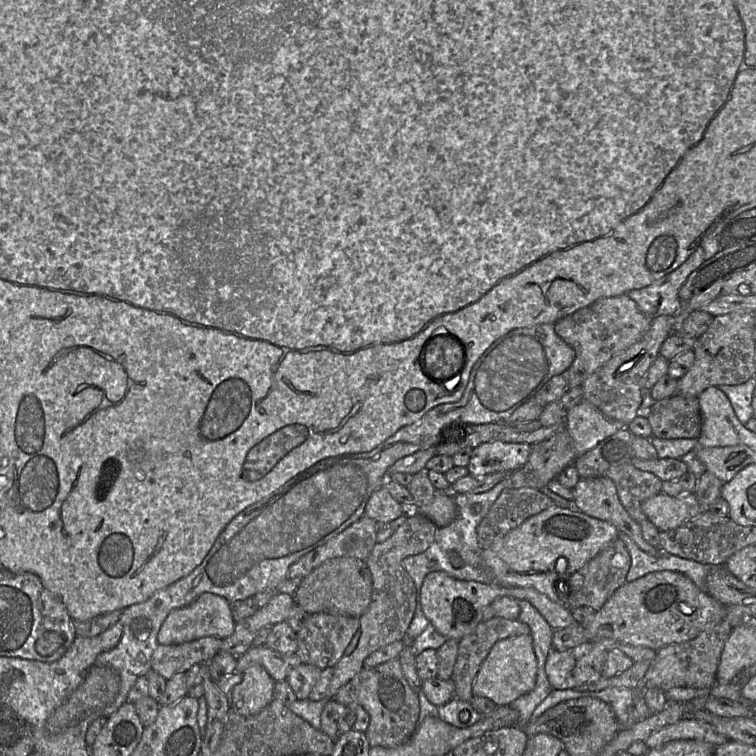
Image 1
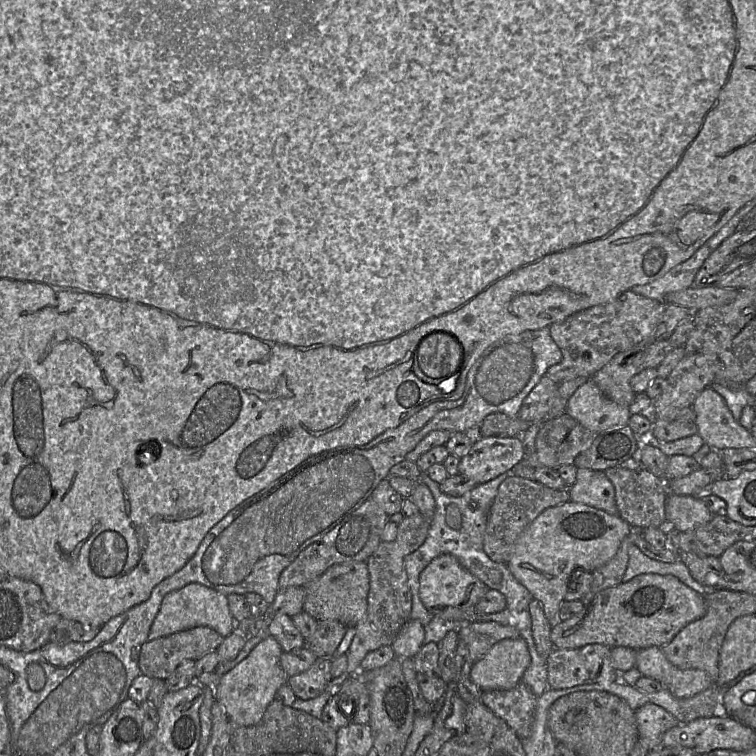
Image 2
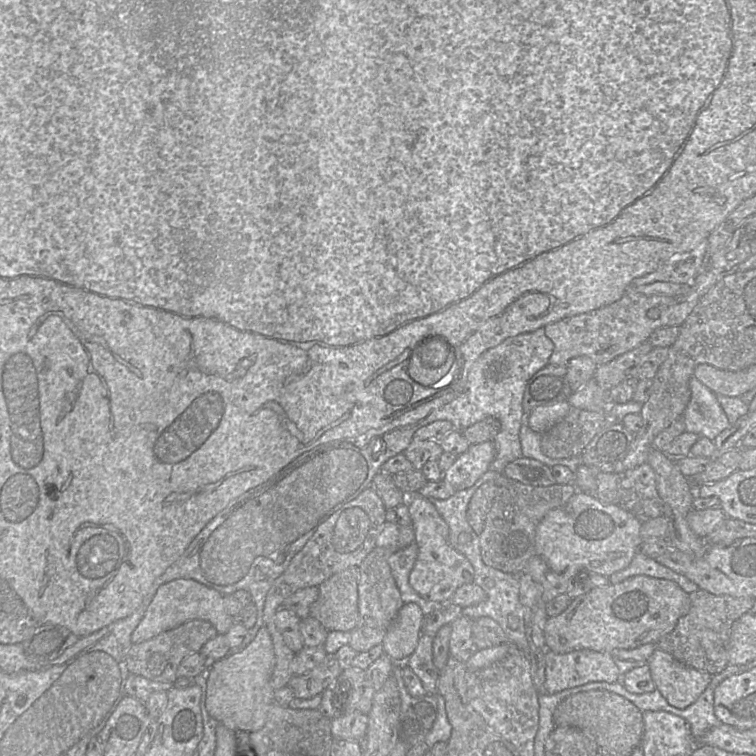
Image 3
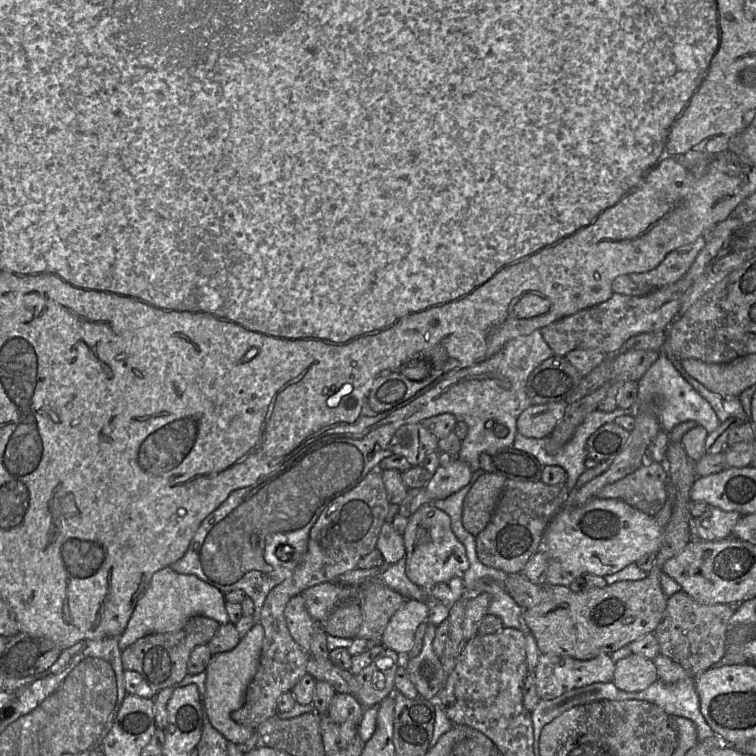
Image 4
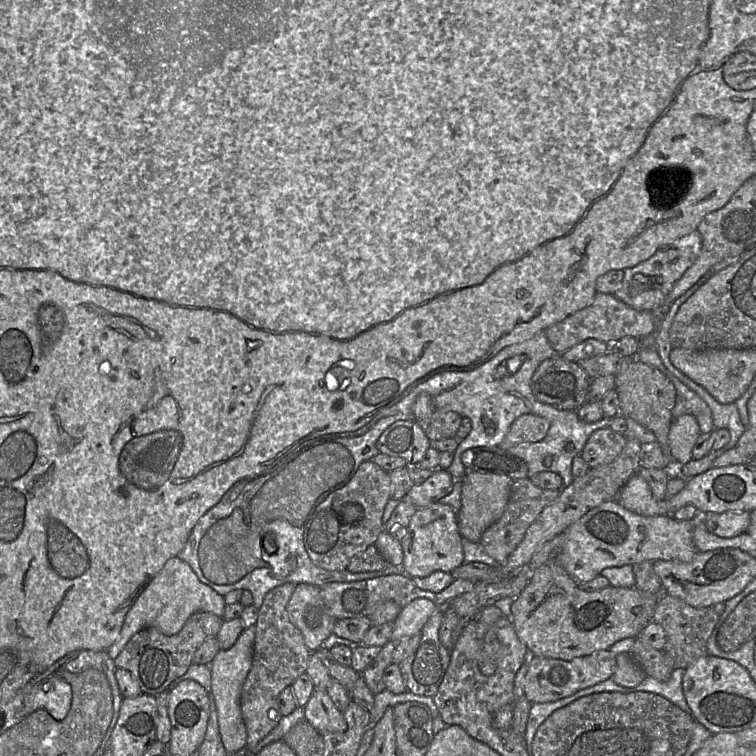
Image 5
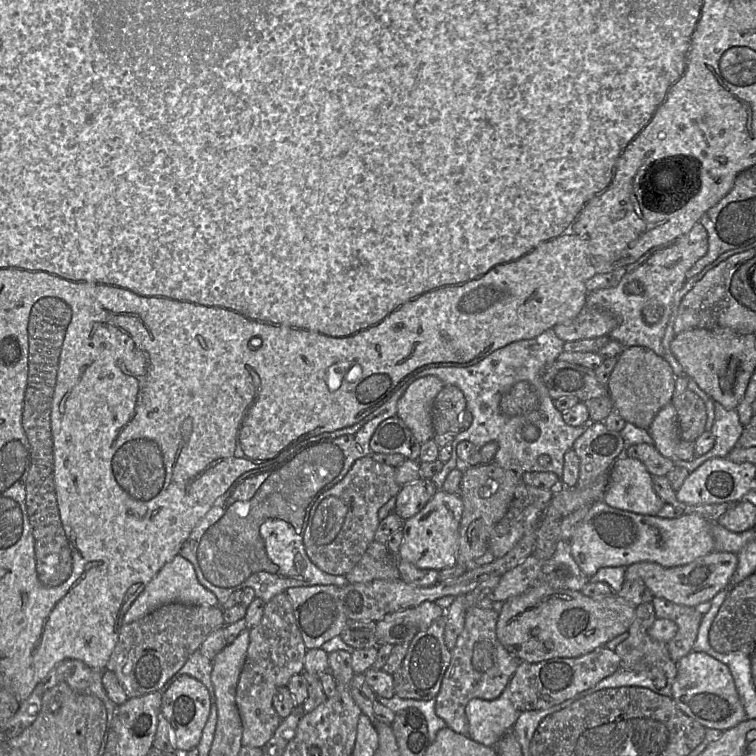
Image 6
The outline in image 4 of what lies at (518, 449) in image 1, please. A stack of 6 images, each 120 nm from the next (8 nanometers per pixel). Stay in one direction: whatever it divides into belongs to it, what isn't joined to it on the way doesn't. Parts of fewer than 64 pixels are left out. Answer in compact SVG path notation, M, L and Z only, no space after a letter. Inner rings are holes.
M457 459L448 466L439 466L424 489L431 501L445 499L468 485L471 477L470 466Z

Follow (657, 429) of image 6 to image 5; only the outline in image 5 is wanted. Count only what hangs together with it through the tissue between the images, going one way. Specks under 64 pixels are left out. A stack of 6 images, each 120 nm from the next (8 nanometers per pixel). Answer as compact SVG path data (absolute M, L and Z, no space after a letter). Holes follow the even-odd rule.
M684 414L671 423L668 443L669 457L674 465L692 460L692 449L701 434L699 424L692 414Z

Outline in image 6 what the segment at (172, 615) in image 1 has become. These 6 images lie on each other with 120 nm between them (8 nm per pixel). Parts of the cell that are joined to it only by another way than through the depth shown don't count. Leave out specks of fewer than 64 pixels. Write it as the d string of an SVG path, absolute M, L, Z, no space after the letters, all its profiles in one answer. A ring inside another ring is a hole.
M179 554L162 567L134 600L124 616L123 625L140 620L158 608L171 603L193 606L219 606L217 597L198 581L191 562Z

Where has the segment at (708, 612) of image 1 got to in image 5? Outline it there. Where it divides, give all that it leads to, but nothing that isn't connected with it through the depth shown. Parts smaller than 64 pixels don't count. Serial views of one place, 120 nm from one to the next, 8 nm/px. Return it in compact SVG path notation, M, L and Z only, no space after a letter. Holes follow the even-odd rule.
M549 561L529 570L526 587L514 598L510 620L531 656L572 660L608 650L622 639L637 637L653 621L659 601L656 594L635 587L582 591L558 561Z

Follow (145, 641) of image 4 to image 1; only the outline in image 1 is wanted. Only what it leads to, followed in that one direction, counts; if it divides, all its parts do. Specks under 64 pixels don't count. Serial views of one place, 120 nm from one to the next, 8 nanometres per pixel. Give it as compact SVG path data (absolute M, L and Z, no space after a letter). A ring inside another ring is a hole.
M208 636L182 644L159 644L152 655L151 670L169 680L195 664L208 664L219 652L221 642L220 638Z

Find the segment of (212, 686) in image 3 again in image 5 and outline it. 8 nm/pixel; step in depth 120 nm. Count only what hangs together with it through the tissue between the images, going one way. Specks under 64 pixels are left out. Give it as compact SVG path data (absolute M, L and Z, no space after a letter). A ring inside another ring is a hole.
M255 627L244 629L235 644L227 650L220 650L210 664L211 689L217 709L219 734L225 750L230 755L239 755L246 750L247 734L240 697L244 681L252 666L254 640Z

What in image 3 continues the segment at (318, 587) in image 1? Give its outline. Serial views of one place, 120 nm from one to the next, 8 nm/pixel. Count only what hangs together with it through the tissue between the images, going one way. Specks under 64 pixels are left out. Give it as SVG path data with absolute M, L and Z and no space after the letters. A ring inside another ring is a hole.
M350 567L332 575L319 585L319 596L310 606L310 616L316 618L328 631L350 632L360 620L359 567Z

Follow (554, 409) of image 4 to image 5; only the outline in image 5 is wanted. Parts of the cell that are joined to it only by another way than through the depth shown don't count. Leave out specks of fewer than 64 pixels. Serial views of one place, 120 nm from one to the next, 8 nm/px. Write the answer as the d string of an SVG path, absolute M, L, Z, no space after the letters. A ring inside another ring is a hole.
M523 414L517 417L510 429L498 445L503 449L509 449L525 442L539 442L547 434L550 422L546 418L535 414Z

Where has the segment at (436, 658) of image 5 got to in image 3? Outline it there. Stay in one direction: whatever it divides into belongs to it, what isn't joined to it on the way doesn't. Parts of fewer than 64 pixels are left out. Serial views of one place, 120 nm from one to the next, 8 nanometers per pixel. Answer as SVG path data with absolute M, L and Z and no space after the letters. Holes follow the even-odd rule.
M424 634L420 637L418 645L409 657L408 666L420 678L428 694L438 694L437 685L439 671L433 662L434 637Z

